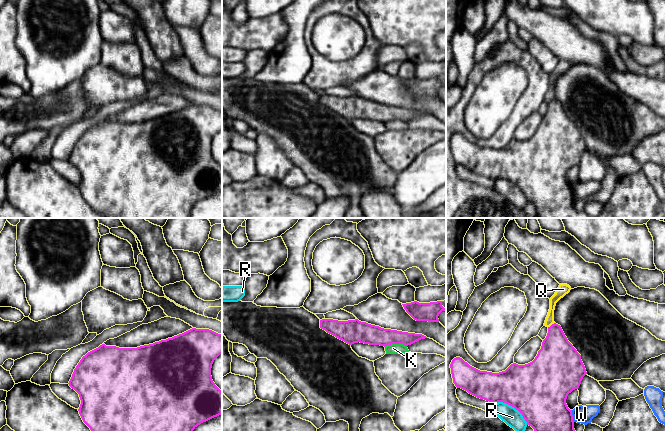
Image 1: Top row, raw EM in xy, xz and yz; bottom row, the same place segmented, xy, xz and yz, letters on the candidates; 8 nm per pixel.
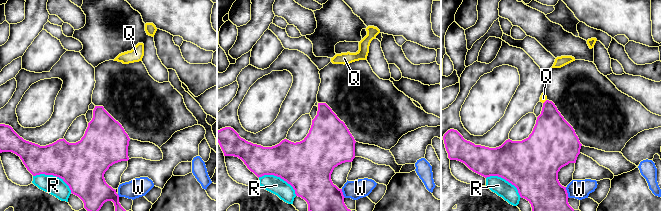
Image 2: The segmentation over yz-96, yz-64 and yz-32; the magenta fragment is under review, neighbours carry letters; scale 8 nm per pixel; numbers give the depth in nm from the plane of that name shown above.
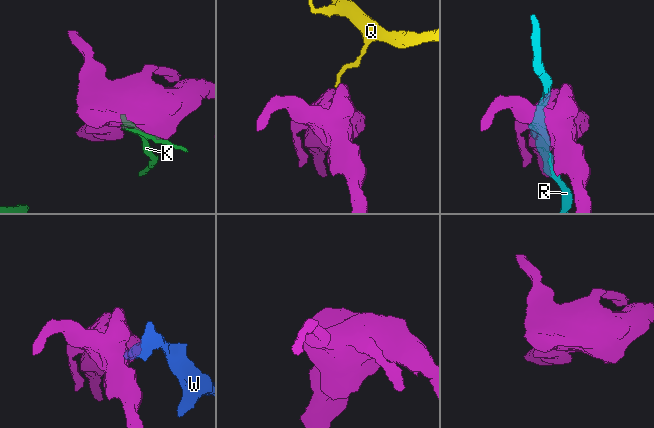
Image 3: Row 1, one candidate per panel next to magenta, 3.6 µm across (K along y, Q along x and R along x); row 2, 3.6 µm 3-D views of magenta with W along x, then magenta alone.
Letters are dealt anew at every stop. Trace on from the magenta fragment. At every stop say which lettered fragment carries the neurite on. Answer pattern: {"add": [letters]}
{"add": []}

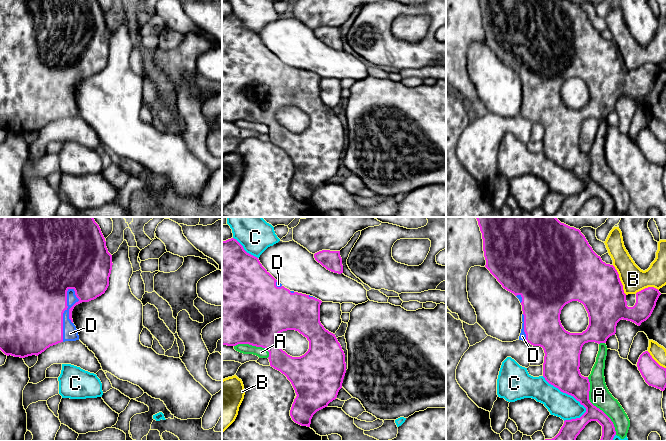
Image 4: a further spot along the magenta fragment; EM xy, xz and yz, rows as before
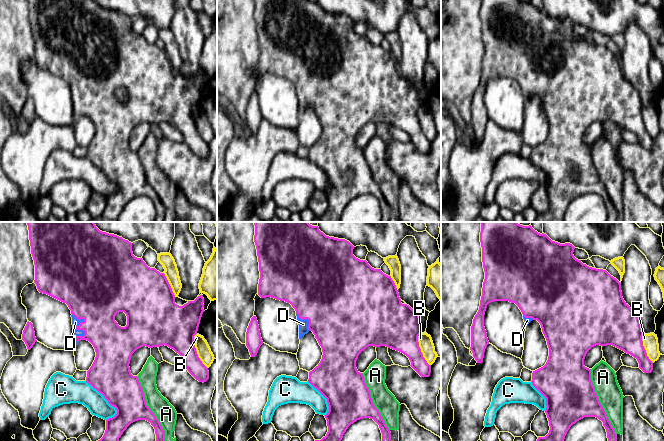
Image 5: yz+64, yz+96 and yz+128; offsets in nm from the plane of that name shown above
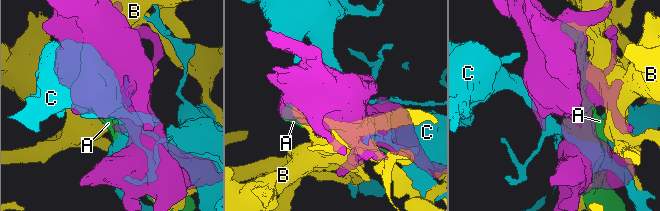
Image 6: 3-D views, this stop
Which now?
{"add": ["D"]}

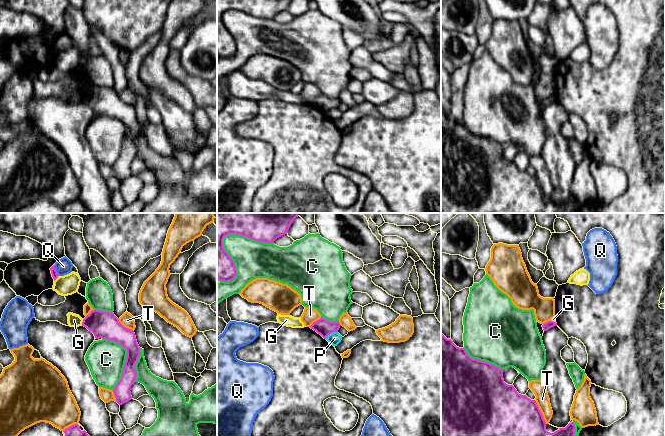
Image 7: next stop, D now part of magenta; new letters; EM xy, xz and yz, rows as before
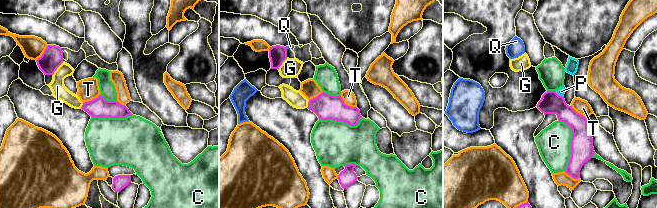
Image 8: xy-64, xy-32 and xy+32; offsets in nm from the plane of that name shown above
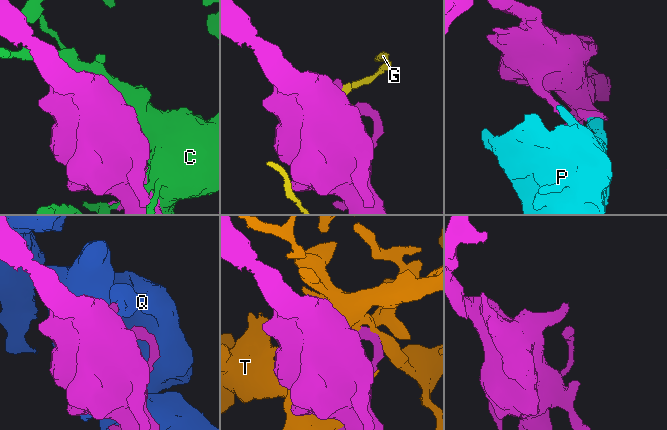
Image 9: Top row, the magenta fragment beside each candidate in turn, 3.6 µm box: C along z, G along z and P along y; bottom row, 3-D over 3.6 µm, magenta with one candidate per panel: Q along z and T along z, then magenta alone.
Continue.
{"add": []}

